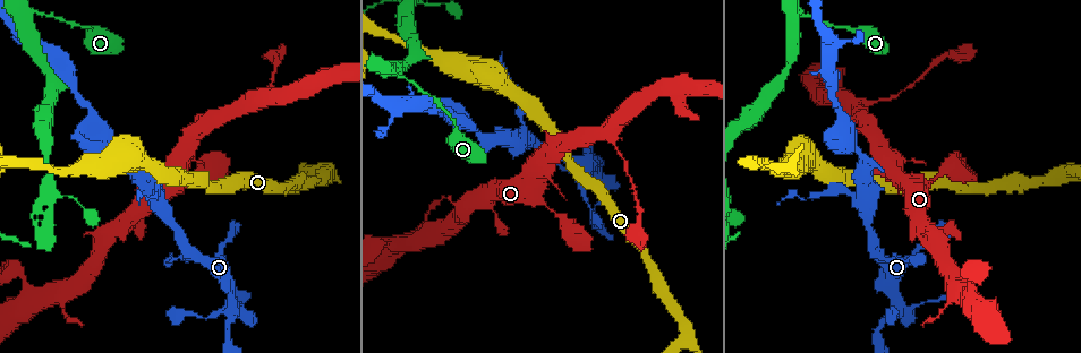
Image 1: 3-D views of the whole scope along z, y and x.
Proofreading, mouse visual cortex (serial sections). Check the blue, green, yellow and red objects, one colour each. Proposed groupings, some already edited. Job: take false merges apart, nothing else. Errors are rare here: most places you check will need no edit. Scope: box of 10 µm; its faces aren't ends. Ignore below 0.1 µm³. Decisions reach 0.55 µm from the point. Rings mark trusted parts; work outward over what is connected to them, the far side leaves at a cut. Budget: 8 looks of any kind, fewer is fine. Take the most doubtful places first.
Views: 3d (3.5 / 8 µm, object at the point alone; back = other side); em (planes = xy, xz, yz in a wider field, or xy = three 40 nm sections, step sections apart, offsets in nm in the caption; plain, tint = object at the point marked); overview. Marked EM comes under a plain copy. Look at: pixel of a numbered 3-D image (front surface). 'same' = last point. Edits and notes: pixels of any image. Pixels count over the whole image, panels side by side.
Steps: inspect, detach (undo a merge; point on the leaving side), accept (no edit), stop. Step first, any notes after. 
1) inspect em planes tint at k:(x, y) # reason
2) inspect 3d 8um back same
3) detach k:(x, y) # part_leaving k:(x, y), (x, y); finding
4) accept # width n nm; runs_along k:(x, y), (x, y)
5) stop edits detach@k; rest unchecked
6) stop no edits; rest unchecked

inspect 3d 3.5um at 1:(27, 25) # sudden change in width

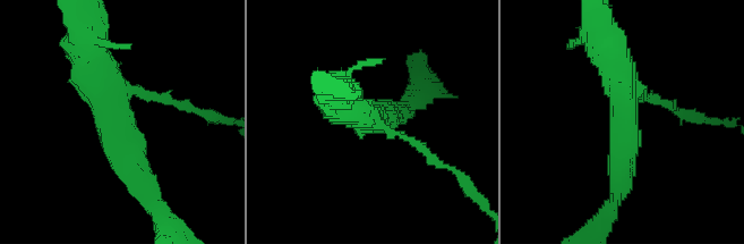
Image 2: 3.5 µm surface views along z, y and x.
inspect em xy step 2 tint at 2:(625, 121) # now the EM

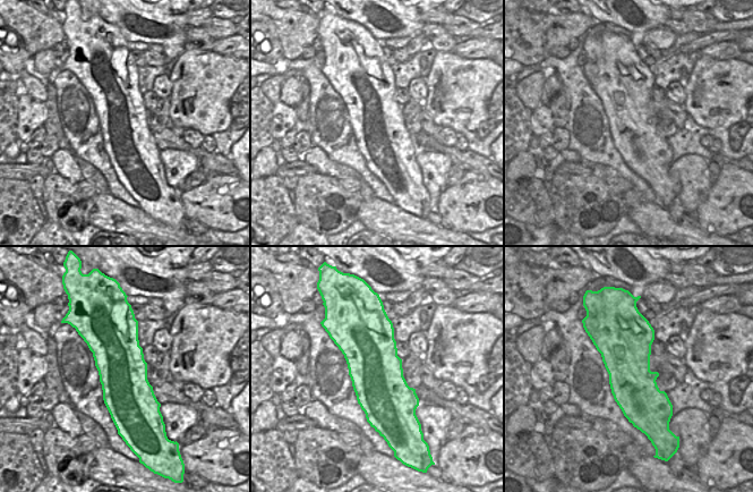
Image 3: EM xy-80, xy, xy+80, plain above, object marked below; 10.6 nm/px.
accept # arms 3; arm_widths 100, 350, 450 nm; runs_along 2:(651, 98), (625, 101), (620, 188); continuous, no second cell

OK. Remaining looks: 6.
inspect 3d 3.5um back at 1:(686, 340) # sharp bend

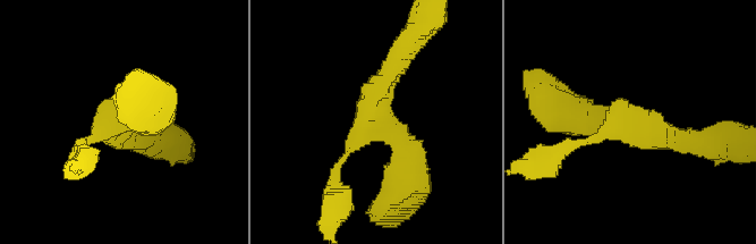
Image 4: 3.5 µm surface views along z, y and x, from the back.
inspect em planes tint at 4:(632, 121)

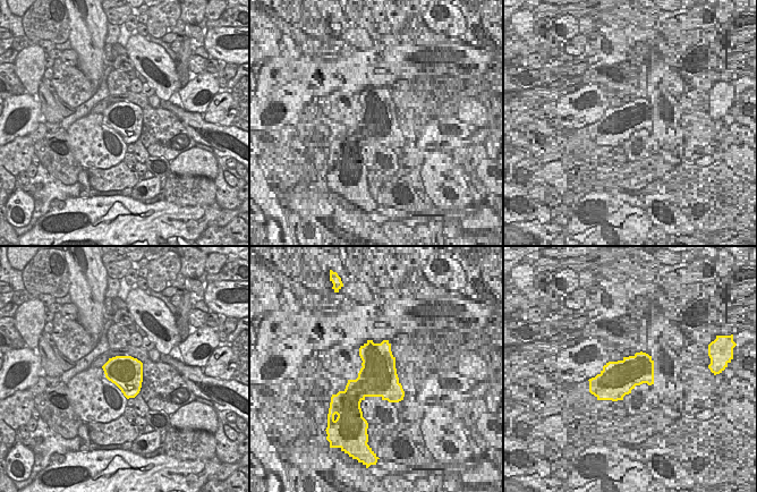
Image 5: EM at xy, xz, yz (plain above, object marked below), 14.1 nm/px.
accept # runs_along 4:(694, 140), (592, 106); all the same cell

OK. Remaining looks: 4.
inspect 3d 3.5um at 1:(857, 107) # branch point

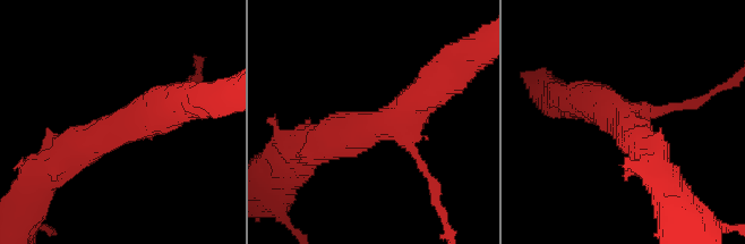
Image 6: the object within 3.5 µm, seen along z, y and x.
inspect em xy step 2 tint at 6:(395, 120) # arms 3; arm_widths 150, 450, 500 nm

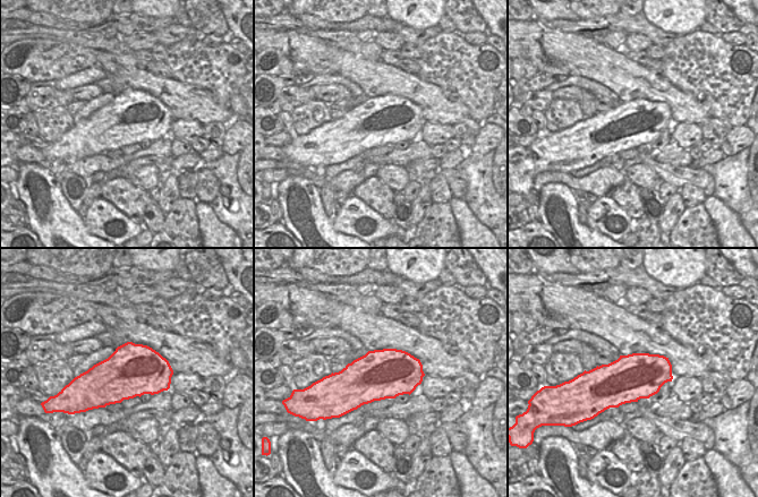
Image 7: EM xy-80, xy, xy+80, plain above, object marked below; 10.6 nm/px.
accept # width 550 nm; runs_along 6:(327, 142), (394, 122), (450, 72); one cell here

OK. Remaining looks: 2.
stop no edits; rest unchecked

